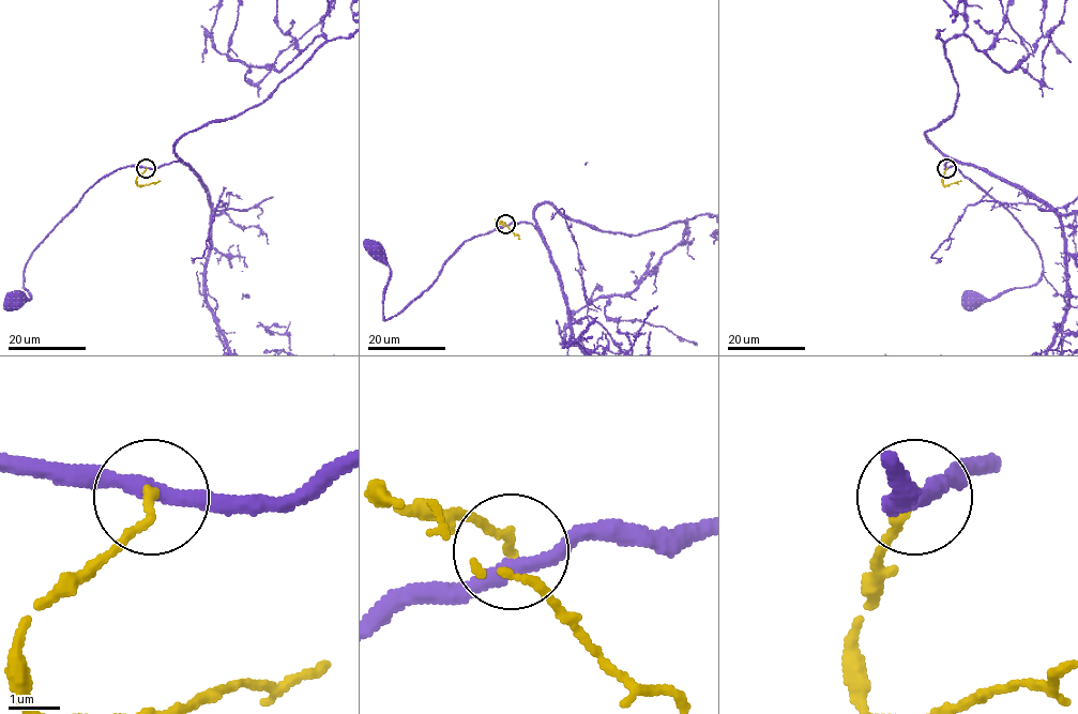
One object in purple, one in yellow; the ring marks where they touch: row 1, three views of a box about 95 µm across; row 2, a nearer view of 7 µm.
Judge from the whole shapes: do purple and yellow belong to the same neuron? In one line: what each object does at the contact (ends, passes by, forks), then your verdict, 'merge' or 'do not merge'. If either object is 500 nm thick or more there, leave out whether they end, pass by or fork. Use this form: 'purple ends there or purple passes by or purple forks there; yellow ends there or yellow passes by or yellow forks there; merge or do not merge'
purple passes by; yellow ends there; do not merge

